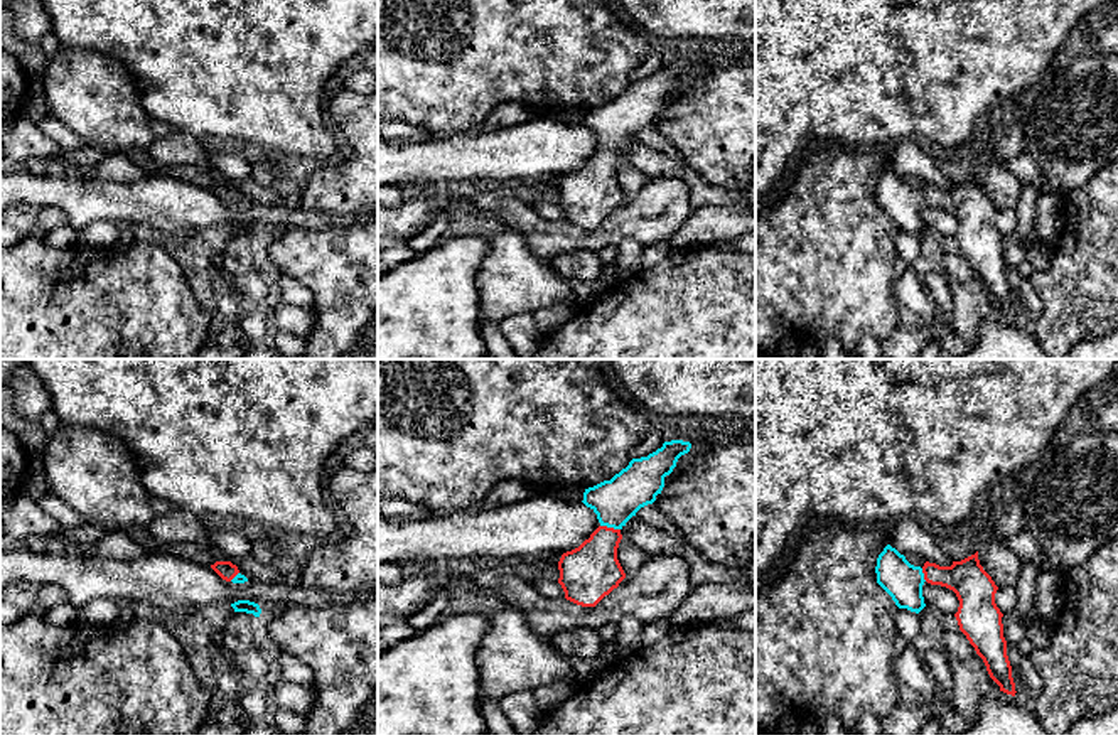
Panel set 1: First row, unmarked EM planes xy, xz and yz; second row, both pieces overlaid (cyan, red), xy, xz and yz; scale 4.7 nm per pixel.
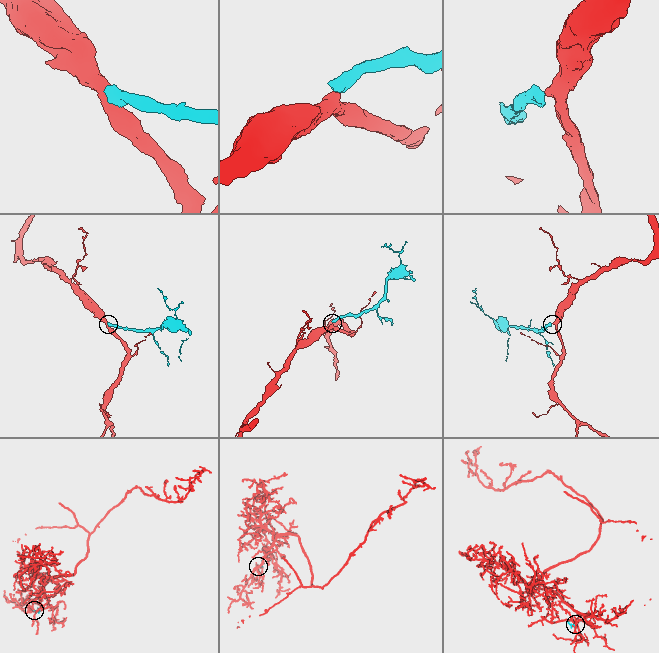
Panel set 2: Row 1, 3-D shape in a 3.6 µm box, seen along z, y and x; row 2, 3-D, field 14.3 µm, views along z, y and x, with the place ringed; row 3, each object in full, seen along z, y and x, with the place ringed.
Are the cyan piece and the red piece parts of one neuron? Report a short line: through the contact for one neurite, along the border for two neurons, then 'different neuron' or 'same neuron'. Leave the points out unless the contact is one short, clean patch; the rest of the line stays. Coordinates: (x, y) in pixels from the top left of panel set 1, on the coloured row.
line xz (616, 501), (611, 526), (591, 572); same neuron

